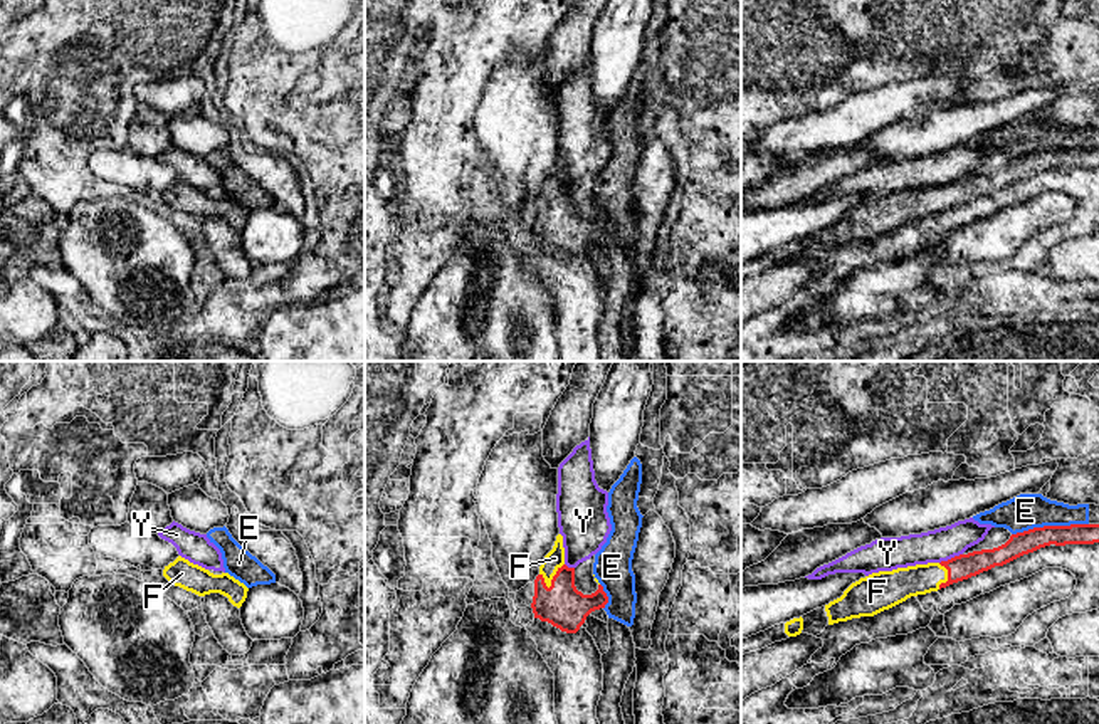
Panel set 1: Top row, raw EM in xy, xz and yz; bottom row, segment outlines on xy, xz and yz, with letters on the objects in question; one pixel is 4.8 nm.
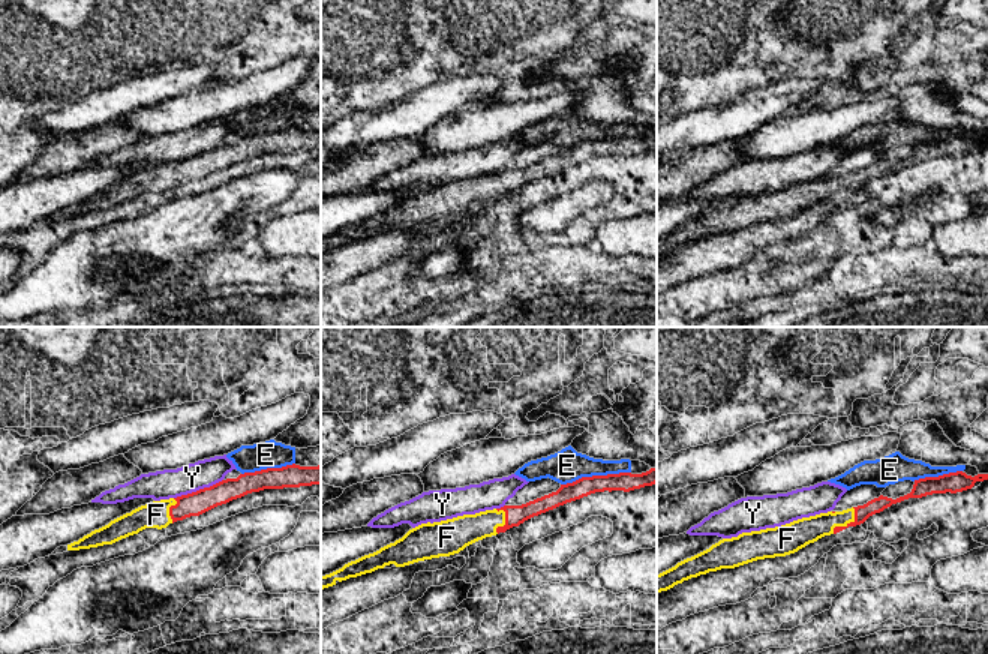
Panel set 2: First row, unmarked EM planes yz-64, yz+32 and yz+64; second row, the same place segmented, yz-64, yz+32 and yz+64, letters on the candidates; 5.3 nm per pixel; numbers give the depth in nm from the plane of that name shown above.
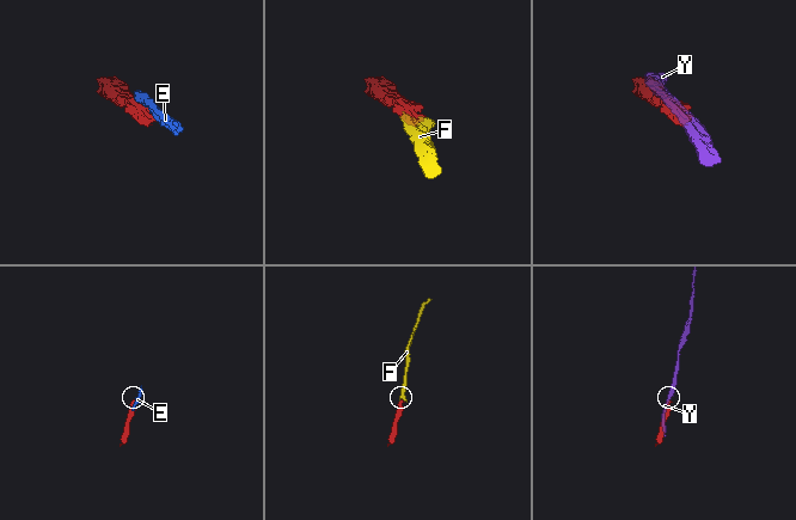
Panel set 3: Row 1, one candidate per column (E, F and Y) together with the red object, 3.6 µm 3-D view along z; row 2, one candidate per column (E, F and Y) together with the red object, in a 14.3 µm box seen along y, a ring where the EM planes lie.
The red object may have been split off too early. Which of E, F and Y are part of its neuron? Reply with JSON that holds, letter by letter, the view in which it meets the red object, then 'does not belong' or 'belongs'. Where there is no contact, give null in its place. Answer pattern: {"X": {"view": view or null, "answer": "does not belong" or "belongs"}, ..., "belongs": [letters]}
{"E": {"view": "yz", "answer": "does not belong"}, "F": {"view": "xz", "answer": "belongs"}, "Y": {"view": "yz", "answer": "does not belong"}, "belongs": ["F"]}

